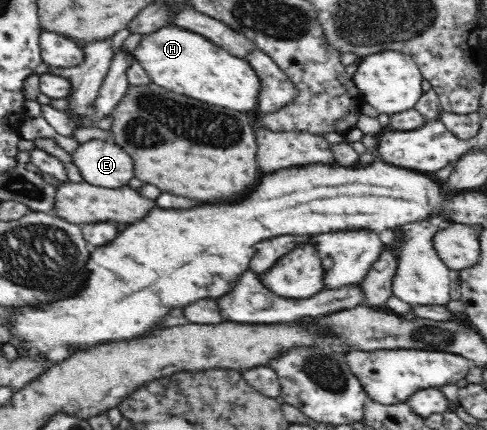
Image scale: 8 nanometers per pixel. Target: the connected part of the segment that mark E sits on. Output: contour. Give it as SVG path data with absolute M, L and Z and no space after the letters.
M91 139L70 153L83 182L105 188L119 188L133 178L133 161L111 141Z

